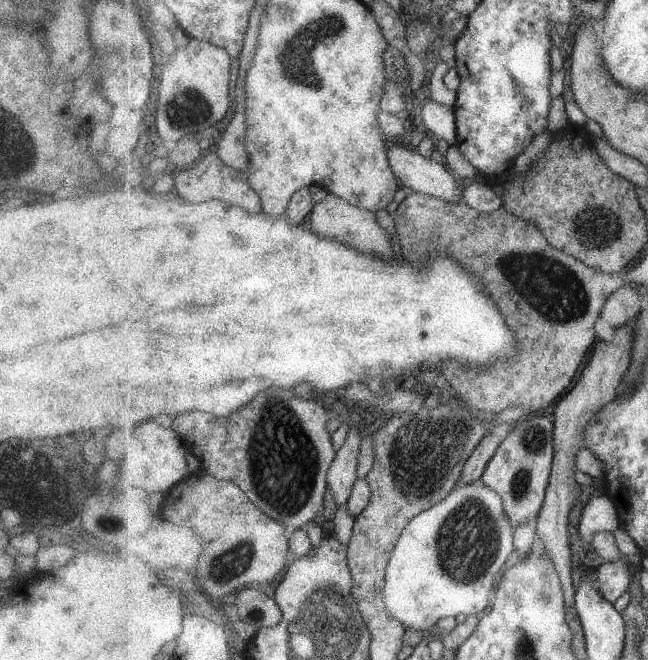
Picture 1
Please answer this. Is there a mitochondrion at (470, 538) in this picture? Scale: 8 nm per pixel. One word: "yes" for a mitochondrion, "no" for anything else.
yes

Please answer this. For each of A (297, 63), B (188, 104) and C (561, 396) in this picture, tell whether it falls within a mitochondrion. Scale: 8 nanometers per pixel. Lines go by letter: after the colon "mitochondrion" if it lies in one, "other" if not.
A: mitochondrion
B: mitochondrion
C: other

